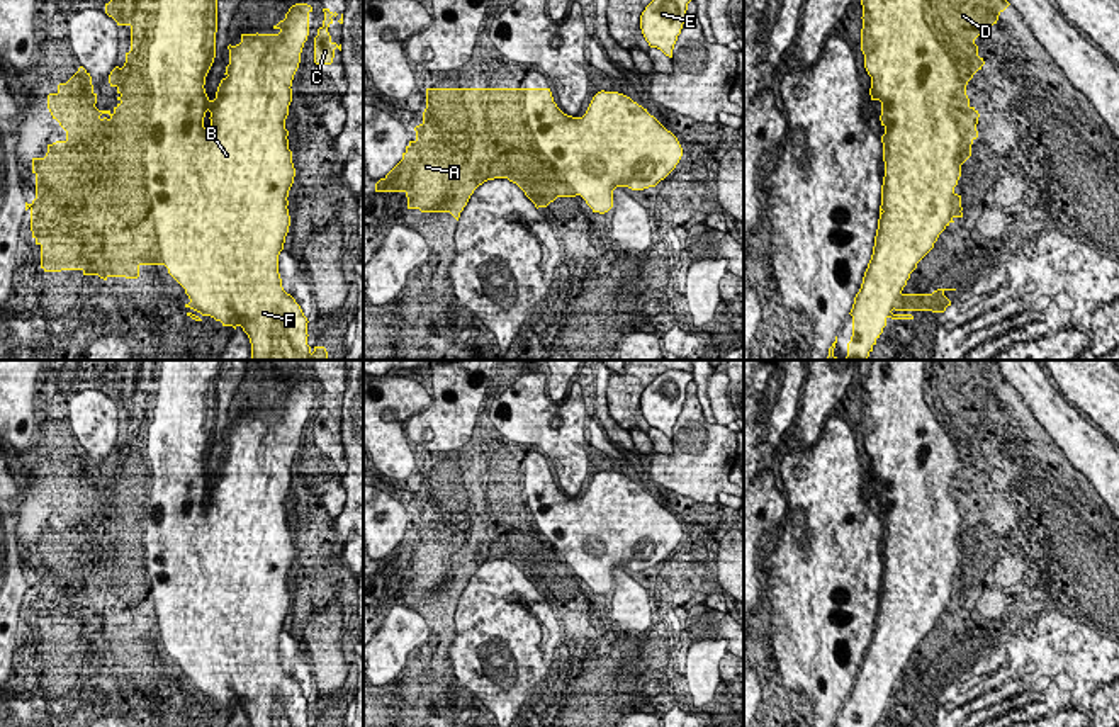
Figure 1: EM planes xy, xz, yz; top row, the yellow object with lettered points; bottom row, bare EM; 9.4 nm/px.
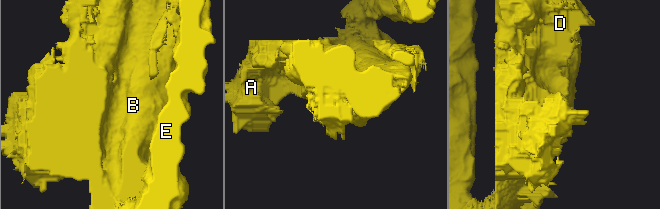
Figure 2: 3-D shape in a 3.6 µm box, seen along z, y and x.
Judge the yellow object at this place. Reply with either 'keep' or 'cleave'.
keep

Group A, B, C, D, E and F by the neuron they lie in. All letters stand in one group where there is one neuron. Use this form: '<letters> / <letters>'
A B C D E F

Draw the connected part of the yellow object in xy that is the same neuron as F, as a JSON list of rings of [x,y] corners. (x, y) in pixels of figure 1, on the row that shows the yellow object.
[[[110,0],[105,3],[105,14],[112,17],[117,25],[131,27],[131,51],[126,53],[122,68],[115,66],[109,75],[110,87],[117,88],[119,104],[114,110],[98,110],[97,93],[93,92],[90,73],[80,66],[78,71],[66,82],[58,85],[56,93],[48,95],[48,109],[66,131],[65,141],[48,144],[44,158],[32,158],[32,173],[36,175],[36,199],[27,204],[31,211],[31,231],[36,245],[41,246],[41,268],[44,272],[82,270],[83,275],[138,279],[141,265],[165,265],[168,273],[185,289],[190,307],[202,316],[211,316],[221,321],[222,326],[238,326],[248,335],[251,343],[251,360],[328,360],[324,347],[311,348],[307,345],[307,318],[295,299],[282,287],[278,273],[278,255],[284,250],[285,236],[290,226],[289,216],[289,190],[294,183],[295,168],[292,163],[292,151],[289,149],[289,131],[285,119],[292,102],[292,80],[301,63],[301,53],[309,36],[309,14],[312,7],[307,3],[295,3],[273,29],[278,34],[241,34],[241,42],[228,46],[229,65],[226,76],[221,80],[216,99],[211,100],[205,93],[205,76],[216,58],[216,32],[217,32],[217,0]]]

